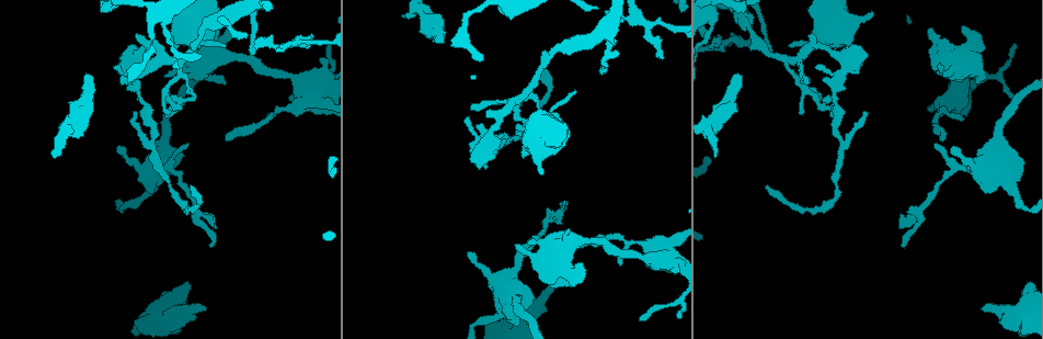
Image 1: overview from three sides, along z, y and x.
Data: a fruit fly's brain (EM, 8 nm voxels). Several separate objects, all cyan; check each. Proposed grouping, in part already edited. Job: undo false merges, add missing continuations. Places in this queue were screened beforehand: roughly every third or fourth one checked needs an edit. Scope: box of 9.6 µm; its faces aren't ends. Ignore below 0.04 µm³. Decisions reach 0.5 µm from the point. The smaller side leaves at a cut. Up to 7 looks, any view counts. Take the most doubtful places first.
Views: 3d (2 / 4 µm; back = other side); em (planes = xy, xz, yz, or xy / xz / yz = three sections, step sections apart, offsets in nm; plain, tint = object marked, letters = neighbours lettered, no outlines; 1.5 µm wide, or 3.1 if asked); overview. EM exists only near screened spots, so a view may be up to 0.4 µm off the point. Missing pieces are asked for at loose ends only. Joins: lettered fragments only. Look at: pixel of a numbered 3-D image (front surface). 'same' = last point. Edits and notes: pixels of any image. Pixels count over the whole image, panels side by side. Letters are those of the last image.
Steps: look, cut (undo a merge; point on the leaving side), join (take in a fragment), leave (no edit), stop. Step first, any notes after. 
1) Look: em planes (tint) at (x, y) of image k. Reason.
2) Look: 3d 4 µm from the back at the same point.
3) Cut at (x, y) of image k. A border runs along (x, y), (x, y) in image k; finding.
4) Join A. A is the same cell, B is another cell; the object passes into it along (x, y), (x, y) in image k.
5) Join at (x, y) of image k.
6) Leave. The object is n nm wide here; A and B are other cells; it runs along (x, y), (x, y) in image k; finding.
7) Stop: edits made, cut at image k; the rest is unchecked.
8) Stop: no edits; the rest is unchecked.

Look: em planes (plain) at (439, 38) of image 1. An open end.

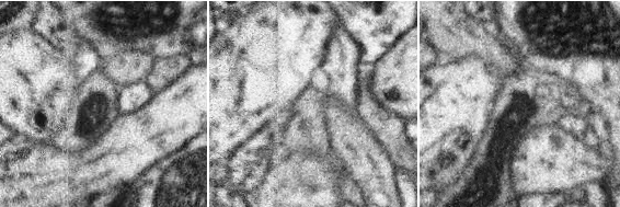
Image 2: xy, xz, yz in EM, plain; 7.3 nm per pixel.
Look: em planes (letters) at the same point. What lies round it.

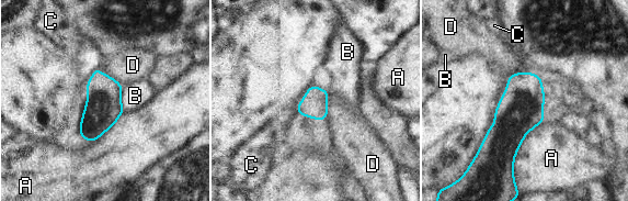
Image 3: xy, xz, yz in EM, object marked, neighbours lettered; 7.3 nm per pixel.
Leave. A, B, C and D are other cells; a border runs along (122, 87), (122, 108), (124, 111) in image 3; none of them fits.

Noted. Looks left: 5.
Look: em xy step 8 (tint) at (788, 45) of image 1. Branch stops here.

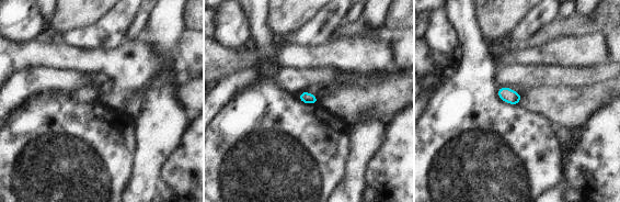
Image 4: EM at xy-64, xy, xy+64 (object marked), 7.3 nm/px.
Look: em xz step 4 (letters) at the same point.

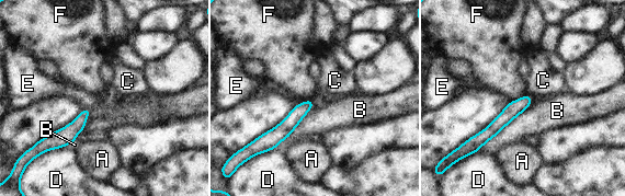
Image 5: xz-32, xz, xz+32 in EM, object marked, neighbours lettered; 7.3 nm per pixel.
Leave. The object is 90 nm wide here; A, B, C, D, E and F are other cells; a border runs along (527, 93), (531, 95) in image 5; no lettered fragment goes on from it.

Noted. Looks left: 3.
Look: 3d 4 µm at (169, 111) of image 1. An open end.

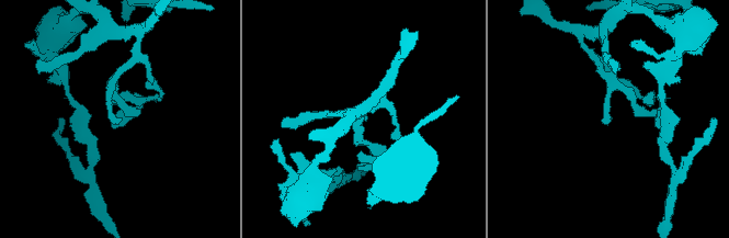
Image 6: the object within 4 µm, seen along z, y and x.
Look: em yz step 4 (letters) at (119, 117) of image 6.

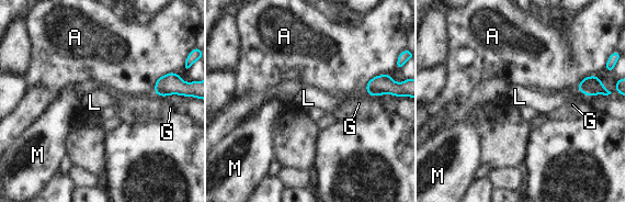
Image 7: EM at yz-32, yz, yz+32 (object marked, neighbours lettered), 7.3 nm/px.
Look: em planes (letters) at the same point. Another direction.

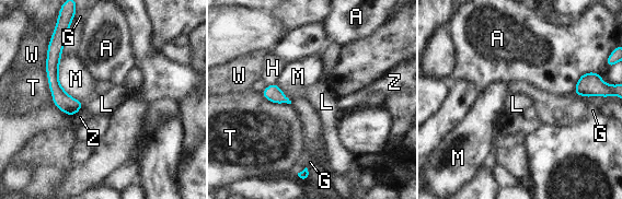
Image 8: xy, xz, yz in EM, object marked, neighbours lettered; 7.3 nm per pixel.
Leave. A, G, H, L, M, T, W and Z are other cells; none of them fits.

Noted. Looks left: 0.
Stop: no edits; the rest is unchecked.

